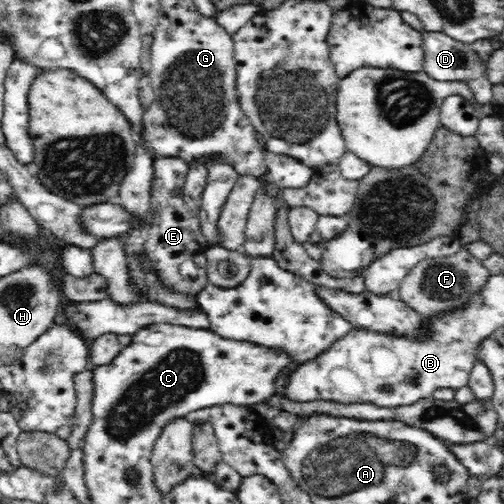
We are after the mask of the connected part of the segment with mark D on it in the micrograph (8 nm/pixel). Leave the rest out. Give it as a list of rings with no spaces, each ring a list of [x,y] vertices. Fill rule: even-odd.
[[[423,32],[423,47],[425,52],[423,71],[427,72],[430,78],[440,81],[462,81],[471,88],[473,99],[479,108],[493,104],[493,84],[487,79],[485,62],[475,48],[472,48],[472,43],[460,42],[444,33]]]

